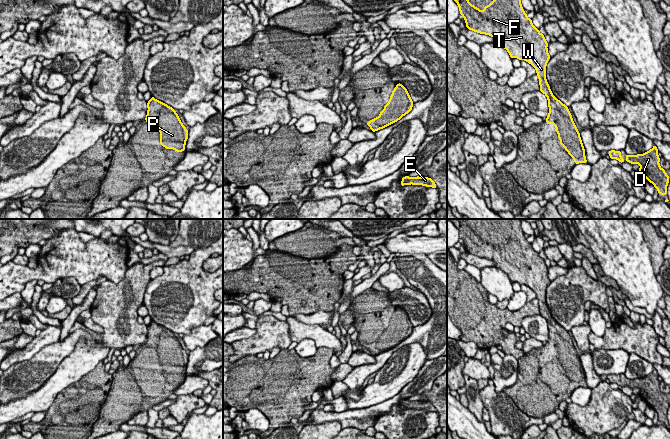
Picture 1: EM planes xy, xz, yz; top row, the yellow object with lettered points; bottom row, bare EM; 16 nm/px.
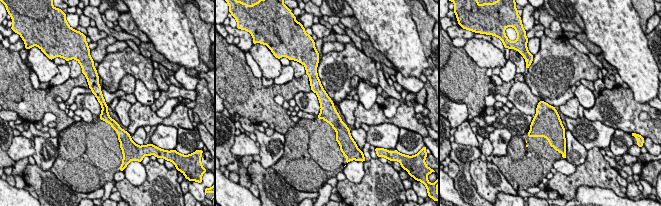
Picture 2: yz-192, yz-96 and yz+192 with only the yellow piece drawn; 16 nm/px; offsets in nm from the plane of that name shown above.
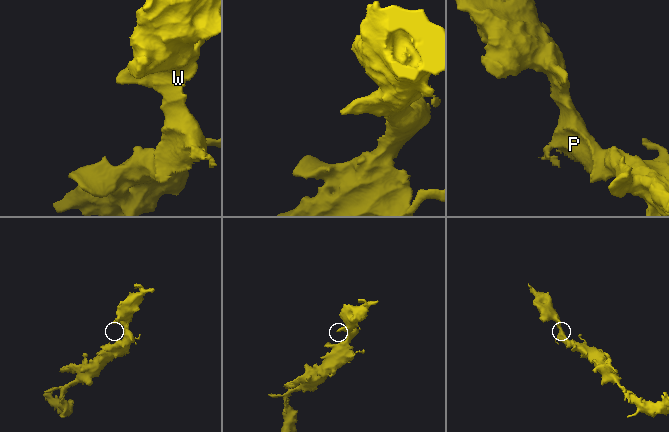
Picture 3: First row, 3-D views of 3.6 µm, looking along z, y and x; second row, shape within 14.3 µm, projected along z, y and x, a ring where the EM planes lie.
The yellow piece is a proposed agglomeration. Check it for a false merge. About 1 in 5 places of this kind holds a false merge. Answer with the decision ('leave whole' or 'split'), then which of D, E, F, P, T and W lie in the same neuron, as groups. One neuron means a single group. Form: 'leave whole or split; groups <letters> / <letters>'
leave whole; groups D E F P T W

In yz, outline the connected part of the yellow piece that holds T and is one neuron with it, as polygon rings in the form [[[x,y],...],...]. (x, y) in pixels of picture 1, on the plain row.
[[[449,219],[458,228],[466,251],[477,257],[494,262],[494,267],[505,272],[510,281],[525,284],[535,293],[539,302],[540,315],[548,323],[549,338],[545,343],[556,351],[560,368],[574,383],[575,388],[587,387],[580,356],[573,346],[566,329],[551,316],[546,304],[546,289],[551,282],[548,267],[521,229],[520,219],[499,219],[481,235],[468,225],[467,219]]]

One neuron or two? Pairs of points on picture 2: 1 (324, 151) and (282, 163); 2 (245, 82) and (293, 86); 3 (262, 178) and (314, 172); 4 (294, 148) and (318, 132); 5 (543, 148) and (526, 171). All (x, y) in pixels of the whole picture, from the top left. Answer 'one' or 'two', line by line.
1: one
2: one
3: two
4: one
5: one

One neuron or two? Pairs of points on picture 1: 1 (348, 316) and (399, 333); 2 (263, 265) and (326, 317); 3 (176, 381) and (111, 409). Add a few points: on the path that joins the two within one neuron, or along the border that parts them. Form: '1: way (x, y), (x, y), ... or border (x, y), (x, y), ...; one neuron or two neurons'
1: border (349, 307), (354, 316), (353, 323); two neurons
2: border (333, 309), (295, 315); two neurons
3: way (160, 384), (140, 384), (127, 397); one neuron

